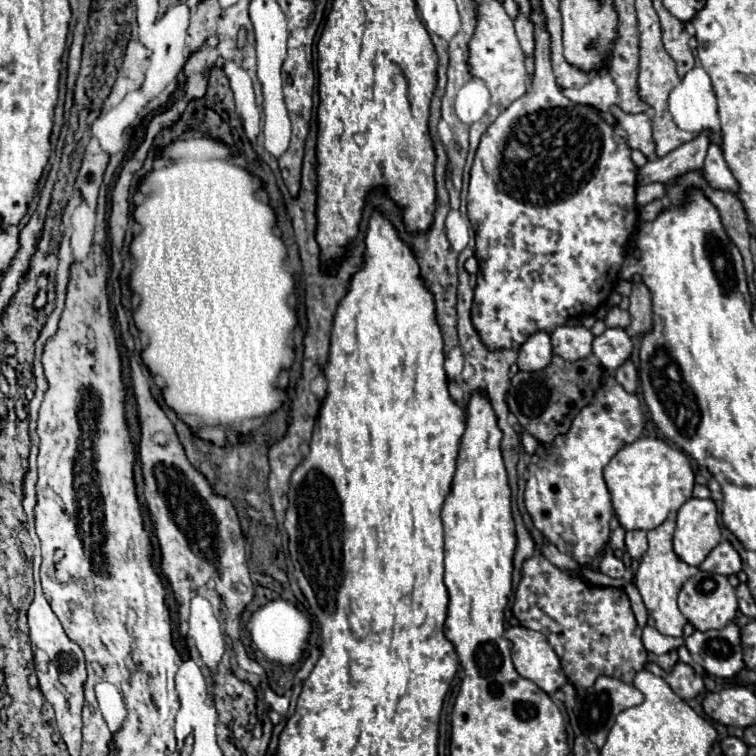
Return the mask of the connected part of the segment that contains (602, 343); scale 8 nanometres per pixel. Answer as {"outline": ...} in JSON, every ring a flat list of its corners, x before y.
{"outline":[[607,328,593,340,593,356,609,372,617,370,631,356,631,352,633,342,623,328]]}

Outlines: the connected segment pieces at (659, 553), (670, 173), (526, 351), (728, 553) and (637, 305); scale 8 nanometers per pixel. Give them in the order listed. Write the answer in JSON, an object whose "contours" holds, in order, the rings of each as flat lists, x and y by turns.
{"contours":[[[667,520,667,524,661,524,659,528,647,532,649,550,641,556,641,564,635,574,635,584,643,596,647,614,655,620,655,628,665,636,683,636,683,626,687,624,687,620,681,616,677,608,677,596,683,584,697,572,697,568,691,568,689,564,677,560,671,544,673,530,675,530,675,520]],[[699,134,697,138,679,146,665,158,657,158,641,166,637,180,639,182,673,182,679,174,693,168,701,168,709,142,711,142,709,134]],[[535,332,533,336,527,338,527,342,519,348,519,358,517,358,517,366,521,370,529,370,529,372,537,372,543,370,551,364,553,358,553,344,551,344,551,336,547,332]],[[723,540,719,546,715,546,711,550,711,556,707,556,707,560,703,560,703,564,699,568,705,572,731,576,731,574,741,572,741,558,739,558,737,550,731,546,731,542]],[[633,284,631,290,631,306,629,306,629,316,631,316,631,326,627,328,629,334,645,334,651,330,651,296,645,284]]]}

